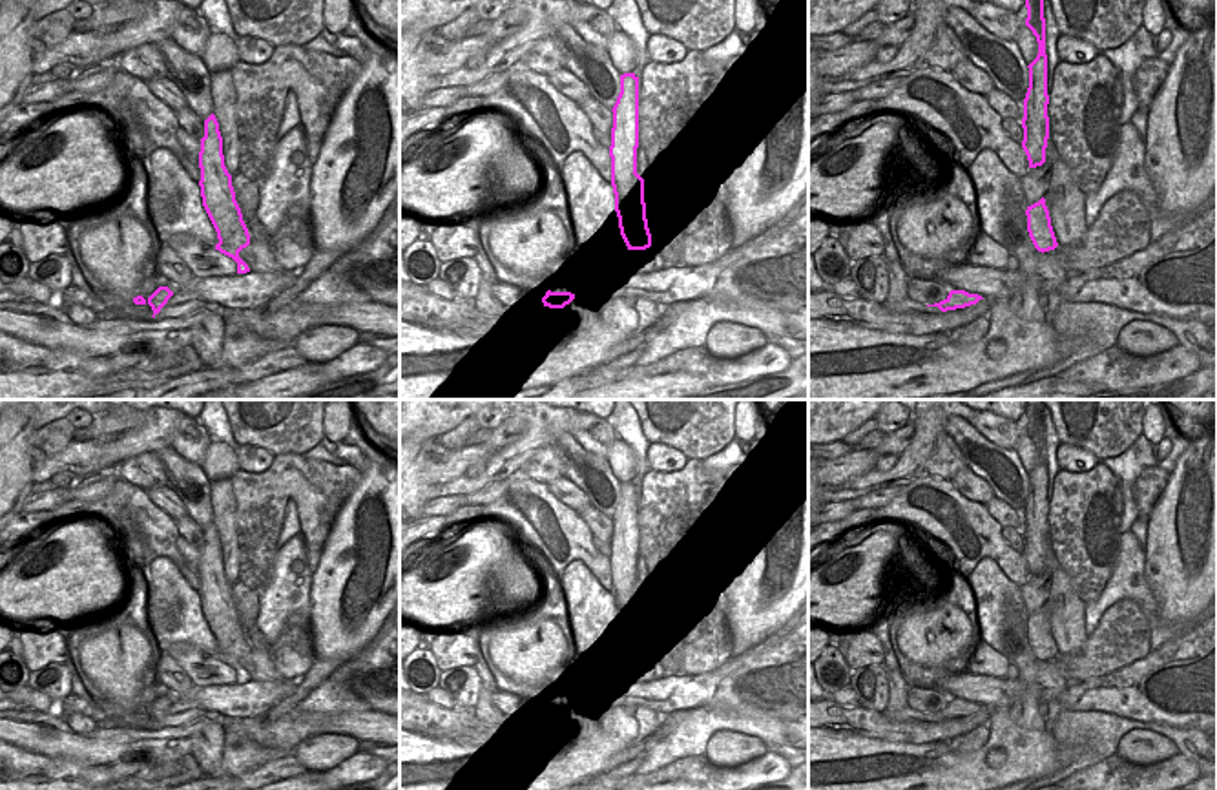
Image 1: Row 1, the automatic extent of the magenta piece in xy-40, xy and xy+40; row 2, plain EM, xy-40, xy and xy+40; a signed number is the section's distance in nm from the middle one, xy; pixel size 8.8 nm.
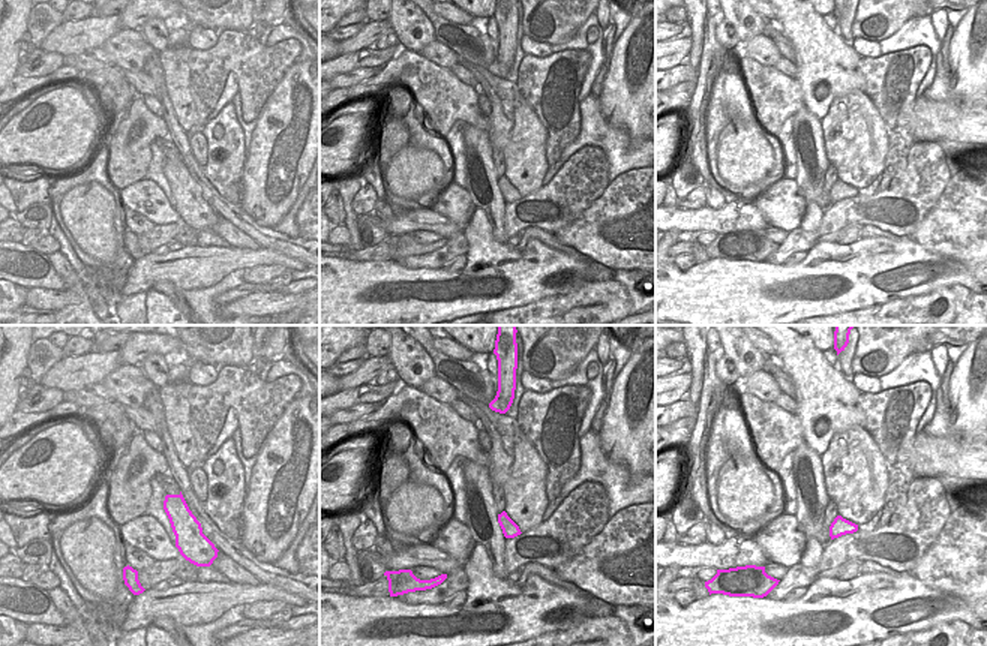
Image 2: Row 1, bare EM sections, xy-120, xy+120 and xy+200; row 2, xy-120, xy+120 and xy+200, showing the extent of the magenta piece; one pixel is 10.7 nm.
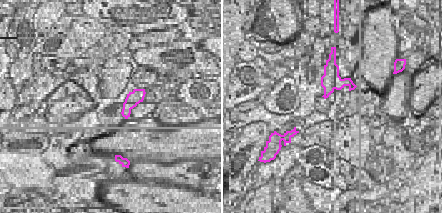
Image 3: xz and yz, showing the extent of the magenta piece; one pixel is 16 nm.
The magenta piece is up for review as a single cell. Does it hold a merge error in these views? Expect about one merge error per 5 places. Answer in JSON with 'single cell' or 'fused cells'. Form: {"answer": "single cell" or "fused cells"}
{"answer": "fused cells"}

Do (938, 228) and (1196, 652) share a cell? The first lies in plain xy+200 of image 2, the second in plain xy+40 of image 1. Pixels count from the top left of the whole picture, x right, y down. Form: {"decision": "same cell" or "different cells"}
{"decision": "same cell"}

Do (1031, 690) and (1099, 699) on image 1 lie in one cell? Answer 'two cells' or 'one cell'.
two cells

